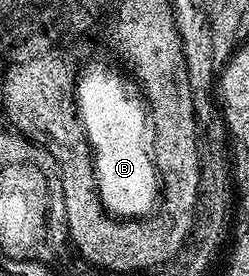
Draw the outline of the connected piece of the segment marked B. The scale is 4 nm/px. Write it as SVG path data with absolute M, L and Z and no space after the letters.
M107 63L96 65L95 74L81 76L75 91L77 99L78 121L84 128L85 137L93 153L94 174L97 180L97 190L106 211L114 217L135 220L151 214L160 199L160 175L153 162L152 131L149 112L138 90L138 87L128 78L123 78L120 69Z

